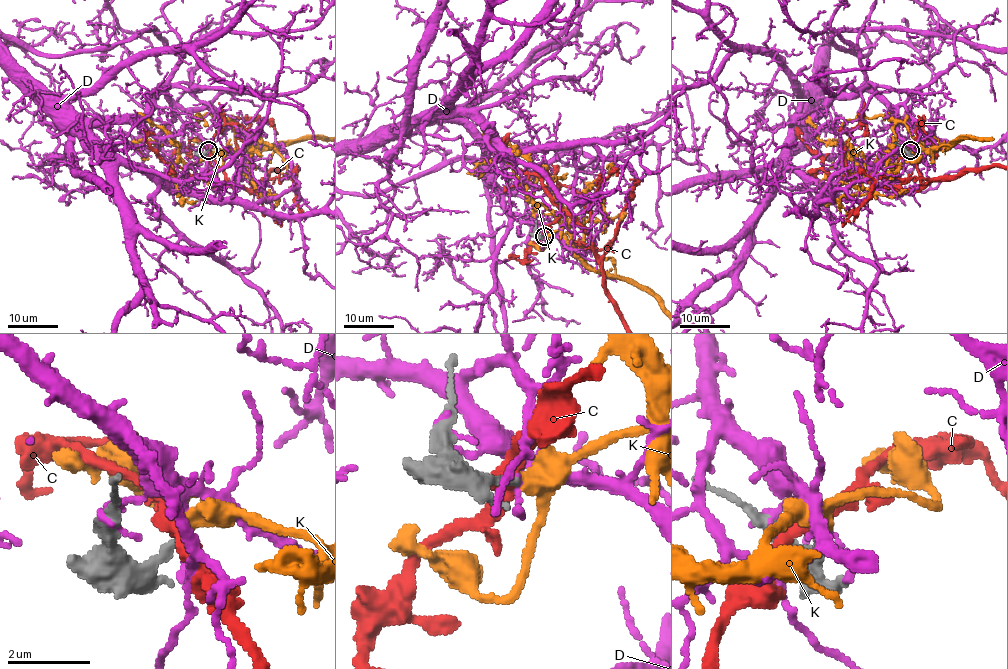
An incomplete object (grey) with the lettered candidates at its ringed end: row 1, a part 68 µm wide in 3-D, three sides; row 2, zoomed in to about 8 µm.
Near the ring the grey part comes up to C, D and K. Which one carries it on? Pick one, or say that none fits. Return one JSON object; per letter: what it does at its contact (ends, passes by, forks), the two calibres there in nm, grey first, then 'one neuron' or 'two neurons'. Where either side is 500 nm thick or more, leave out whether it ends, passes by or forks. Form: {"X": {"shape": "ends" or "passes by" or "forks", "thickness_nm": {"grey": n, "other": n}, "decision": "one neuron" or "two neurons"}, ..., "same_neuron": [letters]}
{"C": {"shape": "passes by", "thickness_nm": {"grey": 220, "other": 400}, "decision": "two neurons"}, "D": {"shape": "forks", "thickness_nm": {"grey": 200, "other": 100}, "decision": "two neurons"}, "K": {"shape": "forks", "thickness_nm": {"grey": 190, "other": 280}, "decision": "one neuron"}, "same_neuron": ["K"]}

